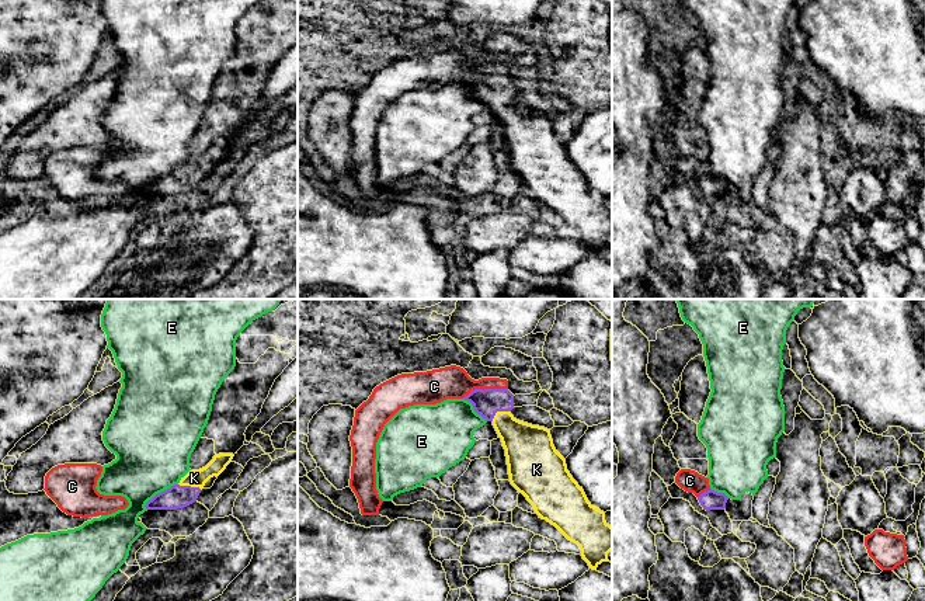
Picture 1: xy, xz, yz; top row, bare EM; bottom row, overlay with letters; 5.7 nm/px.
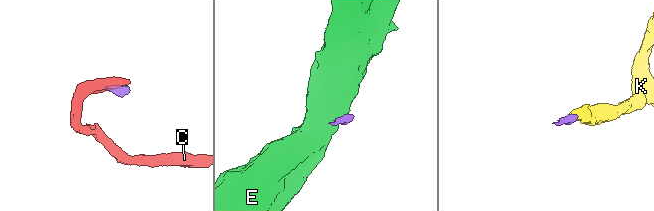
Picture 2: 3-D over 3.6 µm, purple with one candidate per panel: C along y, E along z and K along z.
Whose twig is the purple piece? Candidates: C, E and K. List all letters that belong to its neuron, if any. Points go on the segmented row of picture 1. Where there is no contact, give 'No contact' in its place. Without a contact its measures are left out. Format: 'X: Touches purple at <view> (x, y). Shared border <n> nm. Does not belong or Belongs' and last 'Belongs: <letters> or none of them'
C: Touches purple at xz (484, 389). Shared border 280 nm. Belongs
E: Touches purple at xy (162, 492). Shared border 240 nm. Does not belong
K: Touches purple at xy (190, 486). Shared border 140 nm. Belongs
Belongs: C, K

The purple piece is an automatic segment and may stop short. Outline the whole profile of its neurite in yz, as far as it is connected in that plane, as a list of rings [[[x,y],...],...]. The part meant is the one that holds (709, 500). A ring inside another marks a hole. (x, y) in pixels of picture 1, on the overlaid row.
[[[681,469],[675,483],[688,493],[693,493],[703,510],[724,510],[728,497],[710,489],[709,479],[691,469]]]

